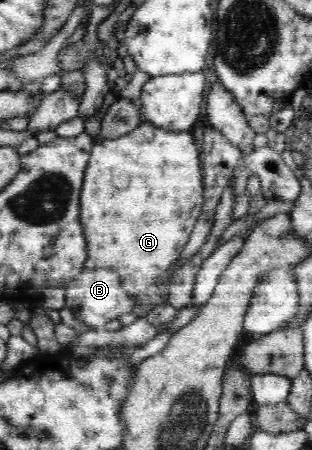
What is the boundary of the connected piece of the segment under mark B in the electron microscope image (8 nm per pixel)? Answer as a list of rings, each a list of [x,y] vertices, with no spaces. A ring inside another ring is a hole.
[[[108,268],[83,269],[73,281],[65,286],[67,304],[75,317],[91,329],[99,329],[122,314],[133,314],[132,296],[124,290],[119,273]]]

